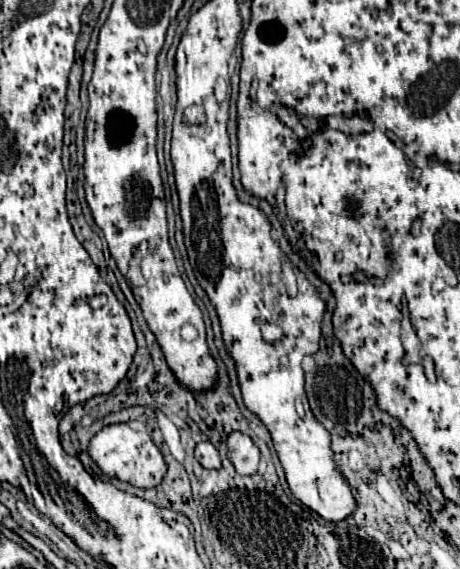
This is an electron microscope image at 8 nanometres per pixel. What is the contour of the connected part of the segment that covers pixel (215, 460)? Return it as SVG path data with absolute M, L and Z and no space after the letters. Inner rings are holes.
M198 443L194 449L194 457L206 469L220 469L220 455L212 443Z

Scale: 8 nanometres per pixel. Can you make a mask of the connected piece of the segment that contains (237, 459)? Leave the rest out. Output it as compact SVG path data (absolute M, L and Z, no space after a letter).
M232 431L226 439L228 457L240 475L254 475L260 461L260 451L254 441L238 431Z

